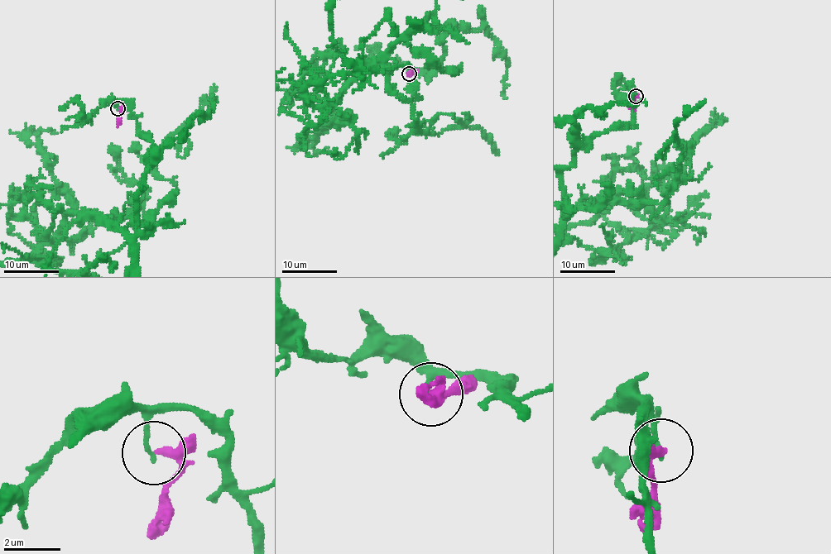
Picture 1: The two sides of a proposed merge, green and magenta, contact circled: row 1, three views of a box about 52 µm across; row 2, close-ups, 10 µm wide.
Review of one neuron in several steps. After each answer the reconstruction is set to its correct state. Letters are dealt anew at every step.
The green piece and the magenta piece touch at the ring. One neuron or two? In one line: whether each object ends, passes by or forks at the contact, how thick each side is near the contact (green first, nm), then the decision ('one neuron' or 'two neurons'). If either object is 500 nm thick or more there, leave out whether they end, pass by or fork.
green ends; magenta passes by; calibres 160 and 180 nm; two neurons

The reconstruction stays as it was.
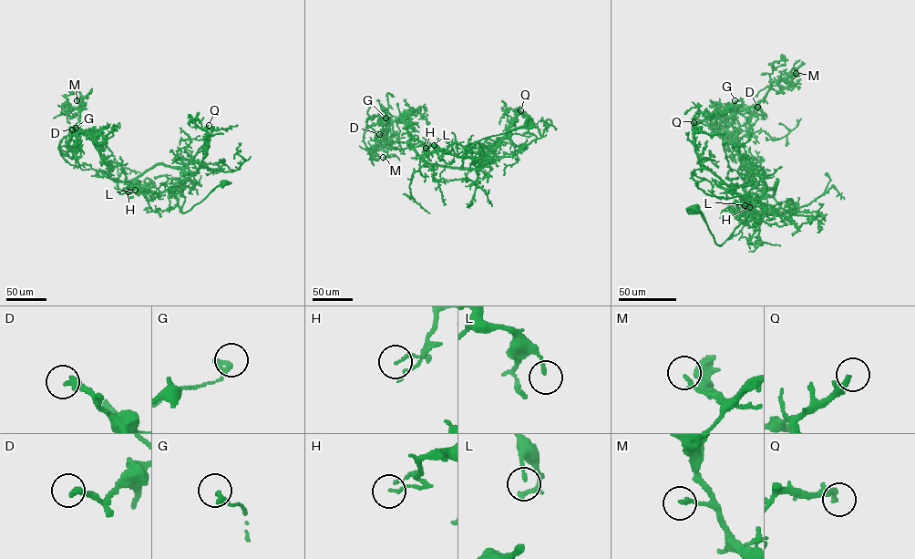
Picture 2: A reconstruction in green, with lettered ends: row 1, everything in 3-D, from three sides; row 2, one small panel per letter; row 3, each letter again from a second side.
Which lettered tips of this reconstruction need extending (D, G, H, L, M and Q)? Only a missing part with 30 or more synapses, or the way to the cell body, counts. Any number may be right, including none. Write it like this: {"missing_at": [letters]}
{"missing_at": []}

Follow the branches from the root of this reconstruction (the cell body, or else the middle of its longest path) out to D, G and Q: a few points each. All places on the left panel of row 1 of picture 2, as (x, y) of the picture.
D: (223, 181), (182, 212), (182, 168), (157, 164), (129, 181), (112, 179), (94, 142), (80, 129), (72, 129)
G: (223, 181), (182, 212), (182, 168), (157, 164), (129, 181), (112, 179), (94, 142), (76, 132), (76, 128)
Q: (223, 181), (200, 202), (182, 212), (185, 198), (181, 182), (195, 172), (206, 154), (209, 125)

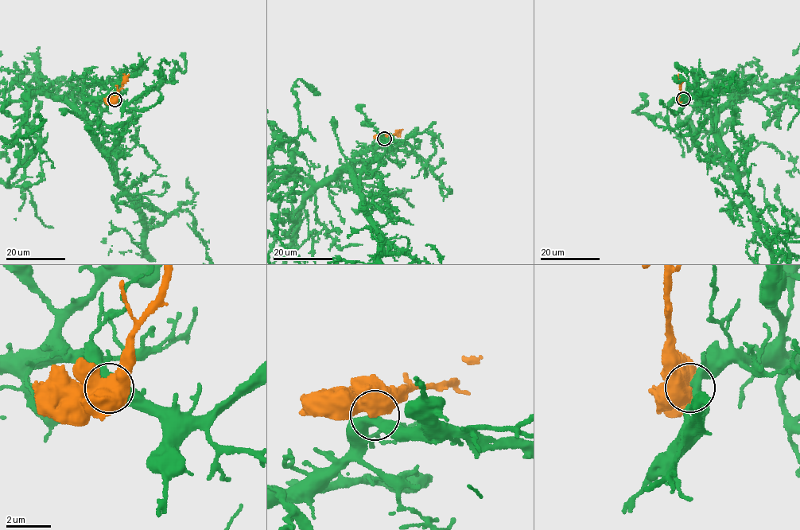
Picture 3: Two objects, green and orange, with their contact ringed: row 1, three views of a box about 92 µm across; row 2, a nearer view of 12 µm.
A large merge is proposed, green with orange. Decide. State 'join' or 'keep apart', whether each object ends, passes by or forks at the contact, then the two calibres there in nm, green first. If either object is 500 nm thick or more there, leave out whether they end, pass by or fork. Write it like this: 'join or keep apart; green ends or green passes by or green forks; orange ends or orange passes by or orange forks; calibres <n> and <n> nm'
join; calibres 440 and 850 nm

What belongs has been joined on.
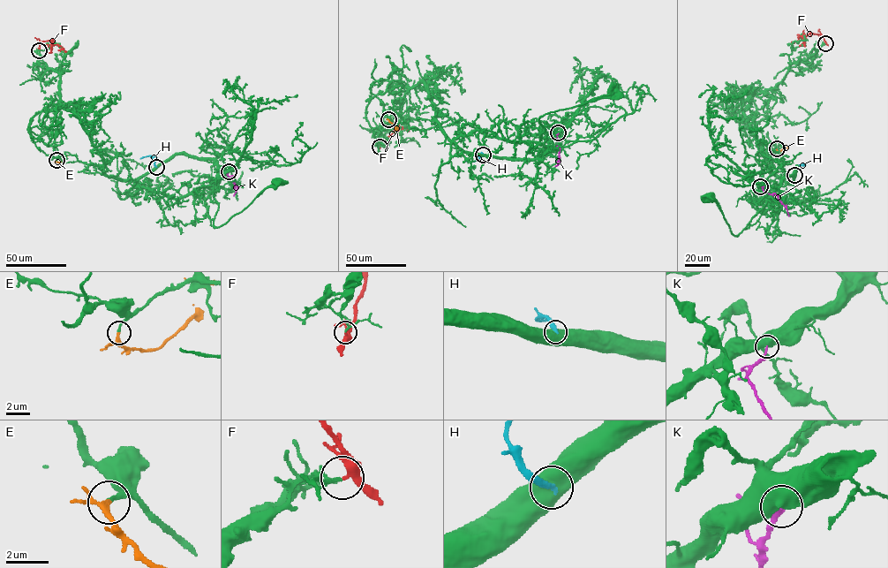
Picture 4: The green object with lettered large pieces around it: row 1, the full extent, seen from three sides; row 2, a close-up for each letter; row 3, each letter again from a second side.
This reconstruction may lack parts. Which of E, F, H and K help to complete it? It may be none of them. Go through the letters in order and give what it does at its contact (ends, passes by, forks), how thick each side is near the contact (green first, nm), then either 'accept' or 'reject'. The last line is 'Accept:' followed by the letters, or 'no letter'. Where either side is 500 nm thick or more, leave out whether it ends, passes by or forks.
E: it passes by; 190 nm thick on the green side, 200 nm on the other; accept
F: it passes by; 100 nm thick on the green side, 320 nm on the other; reject
H: 800 nm thick on the green side, 300 nm on the other; reject
K: 750 nm thick on the green side, 170 nm on the other; reject
Accept: E

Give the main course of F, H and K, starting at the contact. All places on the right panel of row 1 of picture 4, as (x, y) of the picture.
F: (825, 43), (820, 34), (809, 34), (803, 35), (804, 41), (799, 46)
H: (794, 175), (794, 169), (801, 164), (805, 165)
K: (760, 186), (765, 193), (778, 196), (788, 215)

